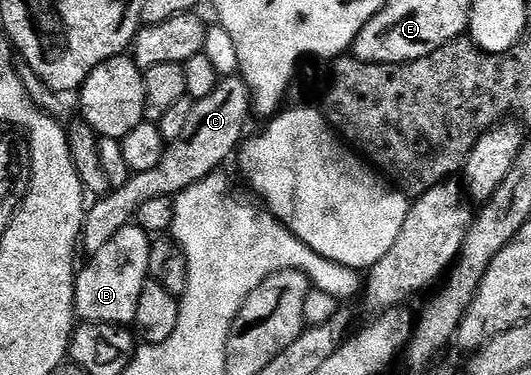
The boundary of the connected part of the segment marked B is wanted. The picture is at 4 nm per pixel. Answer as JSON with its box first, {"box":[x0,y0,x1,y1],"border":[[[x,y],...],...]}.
{"box":[74,223,151,326],"border":[[[137,223],[118,229],[100,251],[89,258],[86,266],[79,268],[74,282],[74,311],[83,322],[99,325],[133,326],[136,306],[140,303],[140,291],[150,277],[148,255],[151,234]]]}

